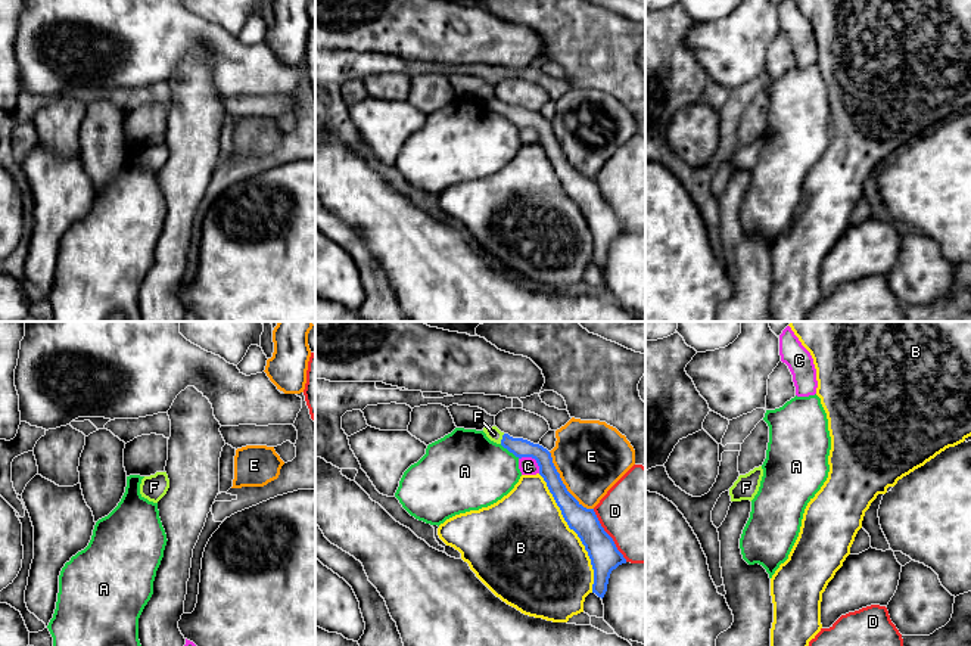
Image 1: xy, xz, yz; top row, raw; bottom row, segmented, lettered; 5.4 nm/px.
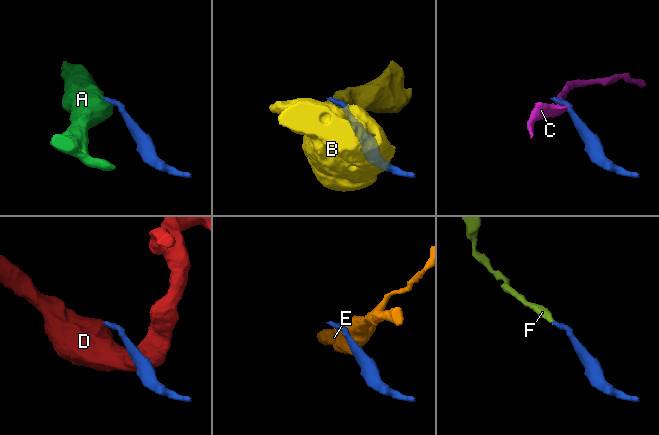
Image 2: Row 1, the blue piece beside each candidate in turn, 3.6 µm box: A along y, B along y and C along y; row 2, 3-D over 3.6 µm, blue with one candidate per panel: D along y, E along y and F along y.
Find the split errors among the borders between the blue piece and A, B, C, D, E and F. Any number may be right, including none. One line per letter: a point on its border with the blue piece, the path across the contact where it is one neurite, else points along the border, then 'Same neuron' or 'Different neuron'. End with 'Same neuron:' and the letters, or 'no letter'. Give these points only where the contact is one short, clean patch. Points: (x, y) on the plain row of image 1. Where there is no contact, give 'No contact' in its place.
A: Touches blue at xz (510, 121). Boundary: xz (500, 114), (519, 127). Different neuron
B: Touches blue at xz (575, 201). Different neuron
C: Touches blue at xz (534, 127). Boundary: xz (519, 127), (532, 127), (540, 142). Different neuron
D: Touches blue at xz (609, 205). Boundary: xz (593, 179), (600, 195), (626, 230). Different neuron
E: Touches blue at xz (563, 154). Different neuron
F: Touches blue at xz (503, 108). Path across: xz (519, 117), (503, 108), (494, 103). Same neuron
Same neuron: F

